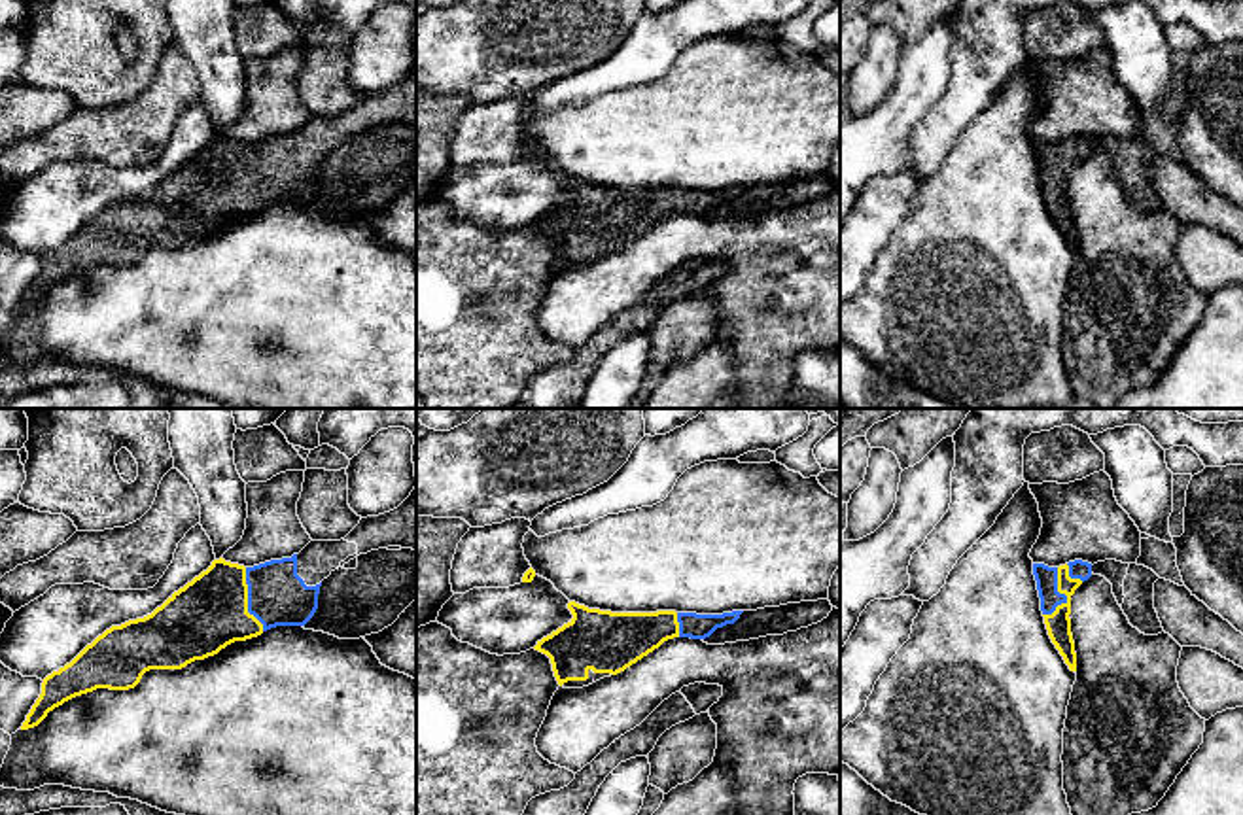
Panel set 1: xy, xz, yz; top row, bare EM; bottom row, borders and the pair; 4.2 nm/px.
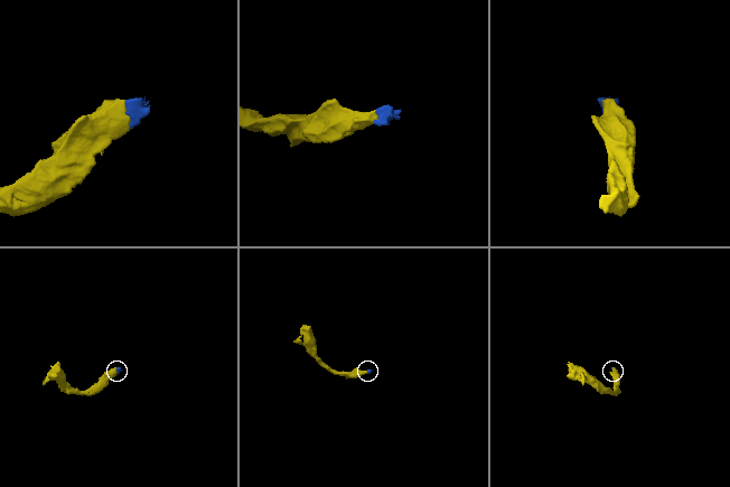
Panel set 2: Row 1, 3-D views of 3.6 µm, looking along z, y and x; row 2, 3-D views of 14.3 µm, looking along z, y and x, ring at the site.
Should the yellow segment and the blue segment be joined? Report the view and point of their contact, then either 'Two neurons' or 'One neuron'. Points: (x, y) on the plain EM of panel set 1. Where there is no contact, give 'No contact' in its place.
Touches yellow at xy (246, 176). One neuron

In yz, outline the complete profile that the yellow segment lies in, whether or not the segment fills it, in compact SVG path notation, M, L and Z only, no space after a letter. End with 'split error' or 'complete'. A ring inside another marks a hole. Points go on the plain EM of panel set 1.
M1075 136L1059 144L1033 140L1041 187L1048 212L1071 248L1077 248L1077 229L1071 210L1071 172L1092 153L1092 140Z | split error

